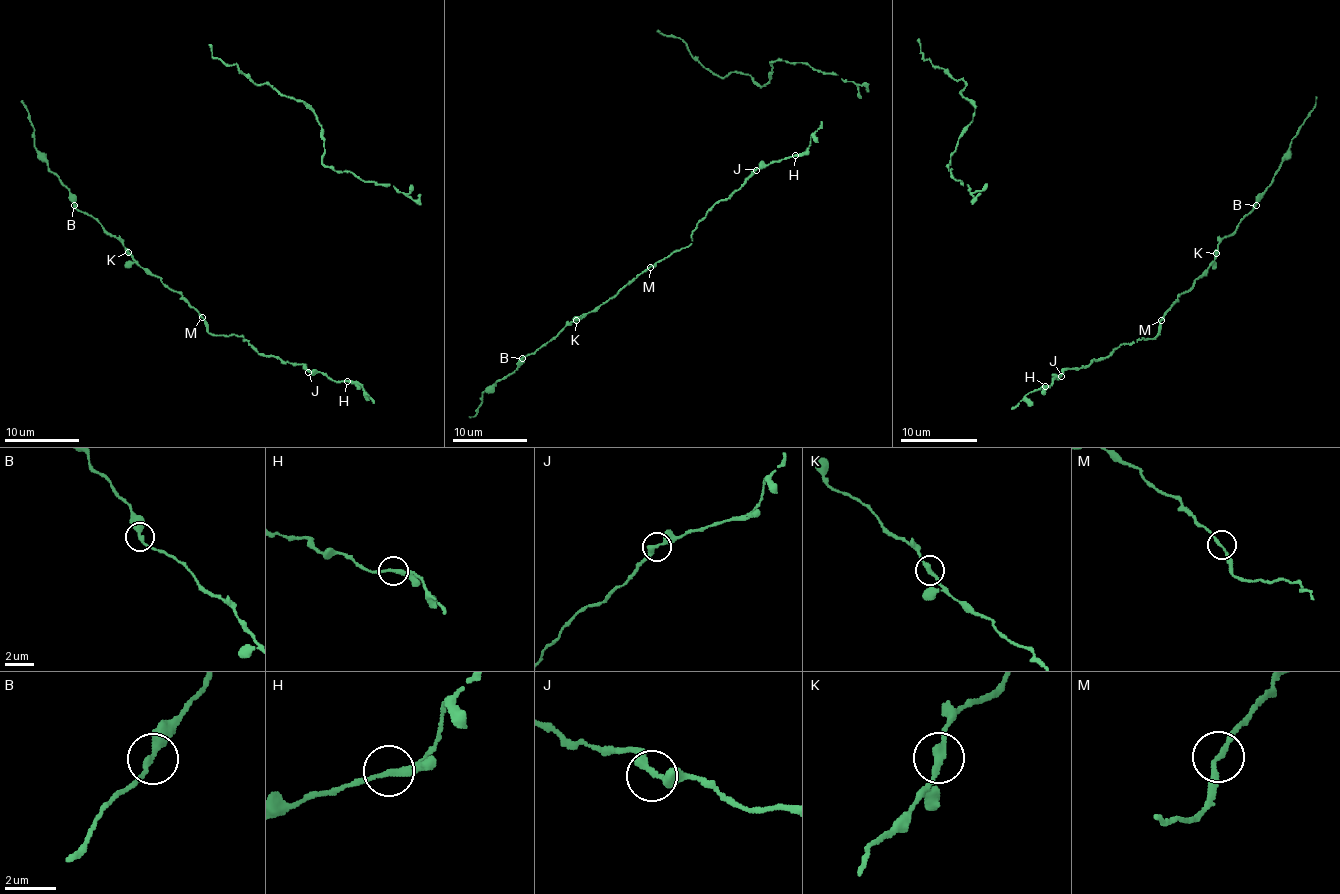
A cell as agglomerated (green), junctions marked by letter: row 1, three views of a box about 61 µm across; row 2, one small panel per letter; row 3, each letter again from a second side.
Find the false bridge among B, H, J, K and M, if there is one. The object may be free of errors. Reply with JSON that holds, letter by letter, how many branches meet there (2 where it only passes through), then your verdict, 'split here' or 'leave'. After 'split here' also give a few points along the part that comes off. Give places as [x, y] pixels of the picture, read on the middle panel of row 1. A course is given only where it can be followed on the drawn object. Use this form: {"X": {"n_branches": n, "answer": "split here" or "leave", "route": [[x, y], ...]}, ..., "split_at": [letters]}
{"B": {"n_branches": 2, "answer": "leave"}, "H": {"n_branches": 2, "answer": "leave"}, "J": {"n_branches": 2, "answer": "leave"}, "K": {"n_branches": 2, "answer": "leave"}, "M": {"n_branches": 2, "answer": "leave"}, "split_at": []}

